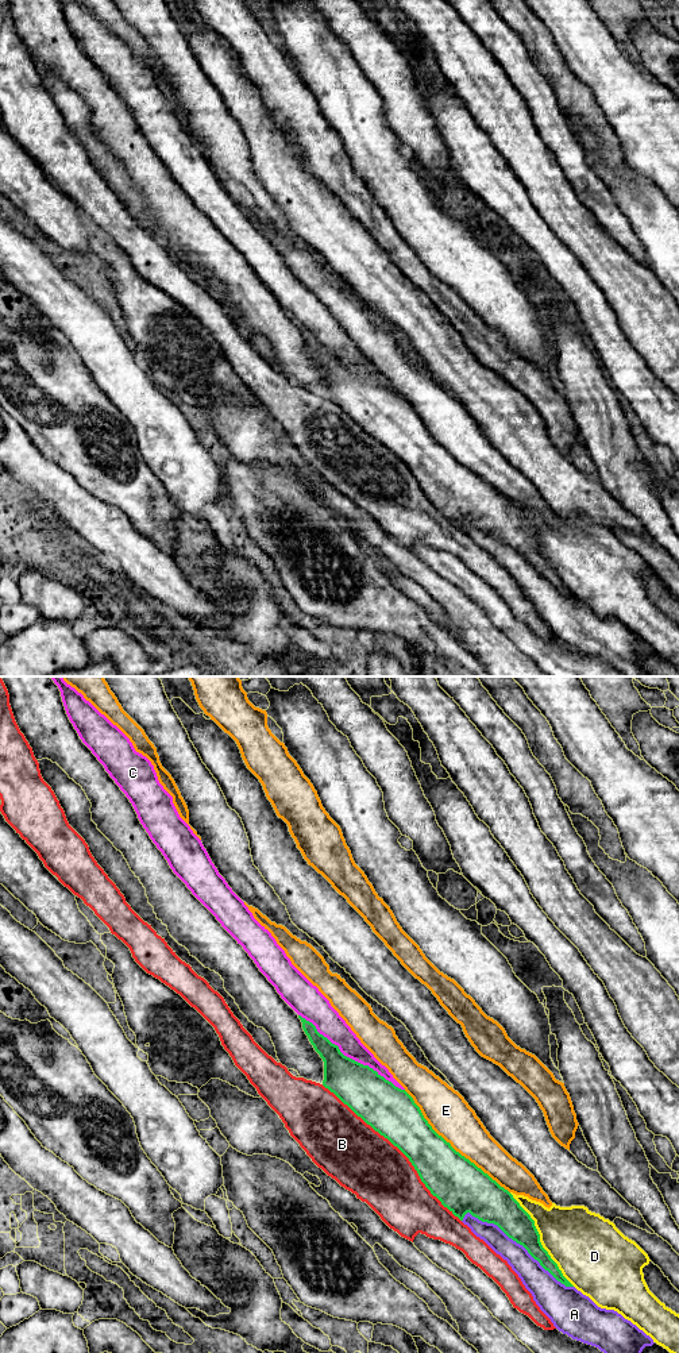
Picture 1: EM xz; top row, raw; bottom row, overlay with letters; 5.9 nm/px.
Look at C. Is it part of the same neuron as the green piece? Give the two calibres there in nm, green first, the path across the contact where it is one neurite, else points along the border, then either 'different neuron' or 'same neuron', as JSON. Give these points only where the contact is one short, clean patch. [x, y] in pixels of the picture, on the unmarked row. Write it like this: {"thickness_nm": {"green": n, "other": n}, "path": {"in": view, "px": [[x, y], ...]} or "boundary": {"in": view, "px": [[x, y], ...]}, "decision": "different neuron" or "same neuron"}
{"thickness_nm": {"green": 280, "other": 160}, "decision": "same neuron"}

